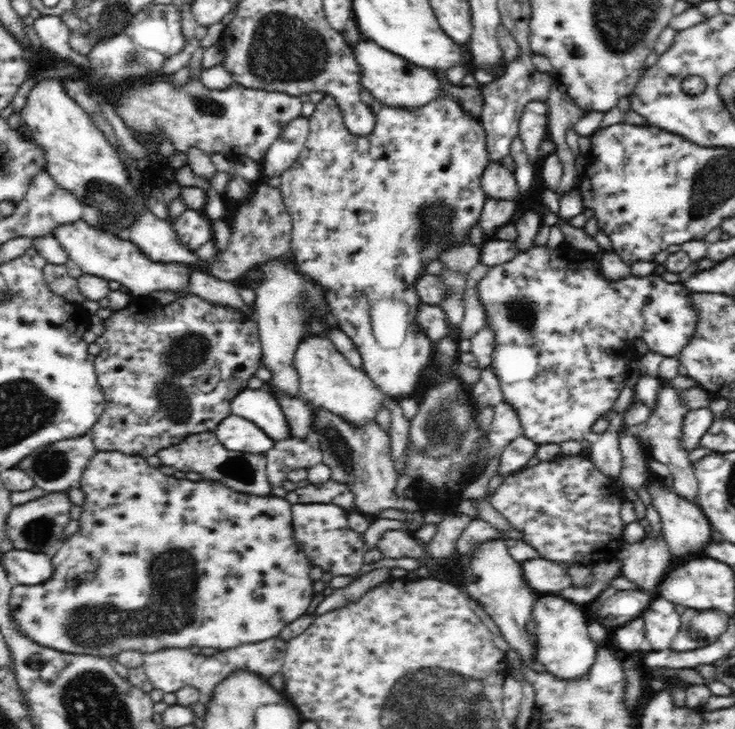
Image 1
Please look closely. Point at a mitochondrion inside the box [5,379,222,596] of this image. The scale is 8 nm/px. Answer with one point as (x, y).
(38, 532)

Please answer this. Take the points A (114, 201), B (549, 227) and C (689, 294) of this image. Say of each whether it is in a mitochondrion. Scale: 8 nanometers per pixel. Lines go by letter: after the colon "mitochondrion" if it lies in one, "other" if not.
A: mitochondrion
B: other
C: other

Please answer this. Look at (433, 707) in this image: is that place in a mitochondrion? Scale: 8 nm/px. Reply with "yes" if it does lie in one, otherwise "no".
yes

